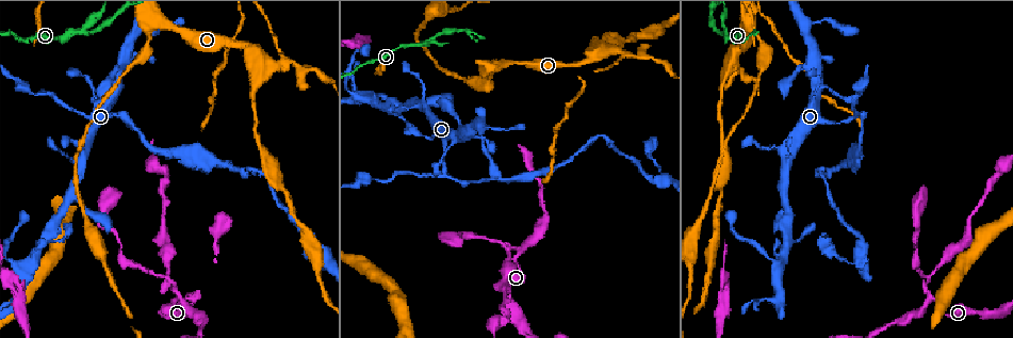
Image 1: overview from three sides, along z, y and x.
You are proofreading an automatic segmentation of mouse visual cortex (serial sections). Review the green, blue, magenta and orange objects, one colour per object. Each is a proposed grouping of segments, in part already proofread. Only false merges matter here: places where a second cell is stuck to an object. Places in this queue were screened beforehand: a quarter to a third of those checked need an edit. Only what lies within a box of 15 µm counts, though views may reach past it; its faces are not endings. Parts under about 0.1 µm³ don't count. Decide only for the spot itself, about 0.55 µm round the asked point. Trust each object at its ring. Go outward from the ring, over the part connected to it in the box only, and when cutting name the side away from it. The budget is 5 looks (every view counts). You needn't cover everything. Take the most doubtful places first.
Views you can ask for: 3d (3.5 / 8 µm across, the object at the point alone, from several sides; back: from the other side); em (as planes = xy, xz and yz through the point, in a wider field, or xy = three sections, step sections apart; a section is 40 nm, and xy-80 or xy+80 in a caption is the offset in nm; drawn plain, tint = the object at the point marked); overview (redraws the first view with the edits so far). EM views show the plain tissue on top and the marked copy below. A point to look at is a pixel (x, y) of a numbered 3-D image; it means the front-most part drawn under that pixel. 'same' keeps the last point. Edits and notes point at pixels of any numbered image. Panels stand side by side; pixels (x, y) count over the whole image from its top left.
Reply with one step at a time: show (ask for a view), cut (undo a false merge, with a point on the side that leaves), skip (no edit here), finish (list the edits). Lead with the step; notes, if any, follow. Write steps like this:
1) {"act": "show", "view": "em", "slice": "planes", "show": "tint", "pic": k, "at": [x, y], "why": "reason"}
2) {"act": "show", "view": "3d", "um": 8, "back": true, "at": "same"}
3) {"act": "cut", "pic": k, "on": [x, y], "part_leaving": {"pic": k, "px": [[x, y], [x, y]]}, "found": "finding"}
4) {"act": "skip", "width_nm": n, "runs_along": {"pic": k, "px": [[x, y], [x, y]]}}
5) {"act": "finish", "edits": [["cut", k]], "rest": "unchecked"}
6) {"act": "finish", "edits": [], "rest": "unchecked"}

{"act": "show", "view": "3d", "um": 8, "pic": 1, "at": [80, 30], "why": "two arms at a narrow angle"}

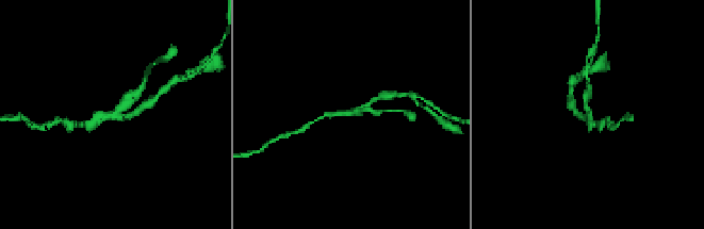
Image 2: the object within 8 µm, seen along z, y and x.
{"act": "show", "view": "3d", "um": 3.5, "pic": 2, "at": [349, 113]}

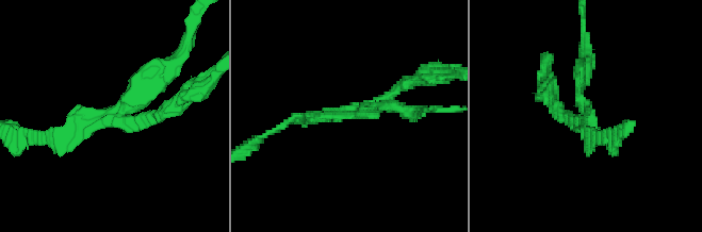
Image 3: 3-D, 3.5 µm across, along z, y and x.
{"act": "cut", "pic": 3, "on": [580, 78], "found": "two cells meet here"}

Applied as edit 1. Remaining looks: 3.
{"act": "show", "view": "3d", "um": 3.5, "pic": 1, "at": [167, 279], "why": "sharp bend"}

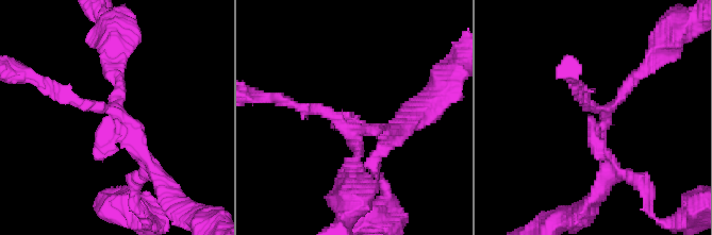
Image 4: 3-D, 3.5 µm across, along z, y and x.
{"act": "show", "view": "em", "slice": "planes", "show": "tint", "pic": 4, "at": [357, 130], "why": "need the tissue"}

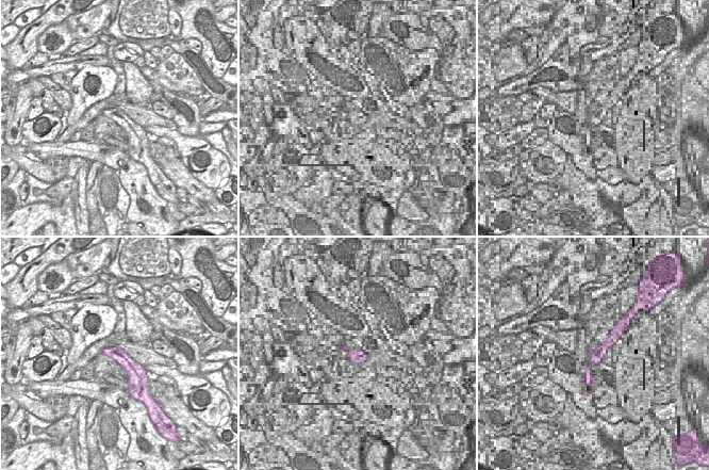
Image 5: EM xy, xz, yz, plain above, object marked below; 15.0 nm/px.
{"act": "skip", "runs_along": {"pic": 4, "px": [[150, 169], [118, 114], [112, 59]]}, "found": "all the same cell"}

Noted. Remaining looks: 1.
{"act": "finish", "edits": [["cut", 3]], "rest": "unchecked"}

